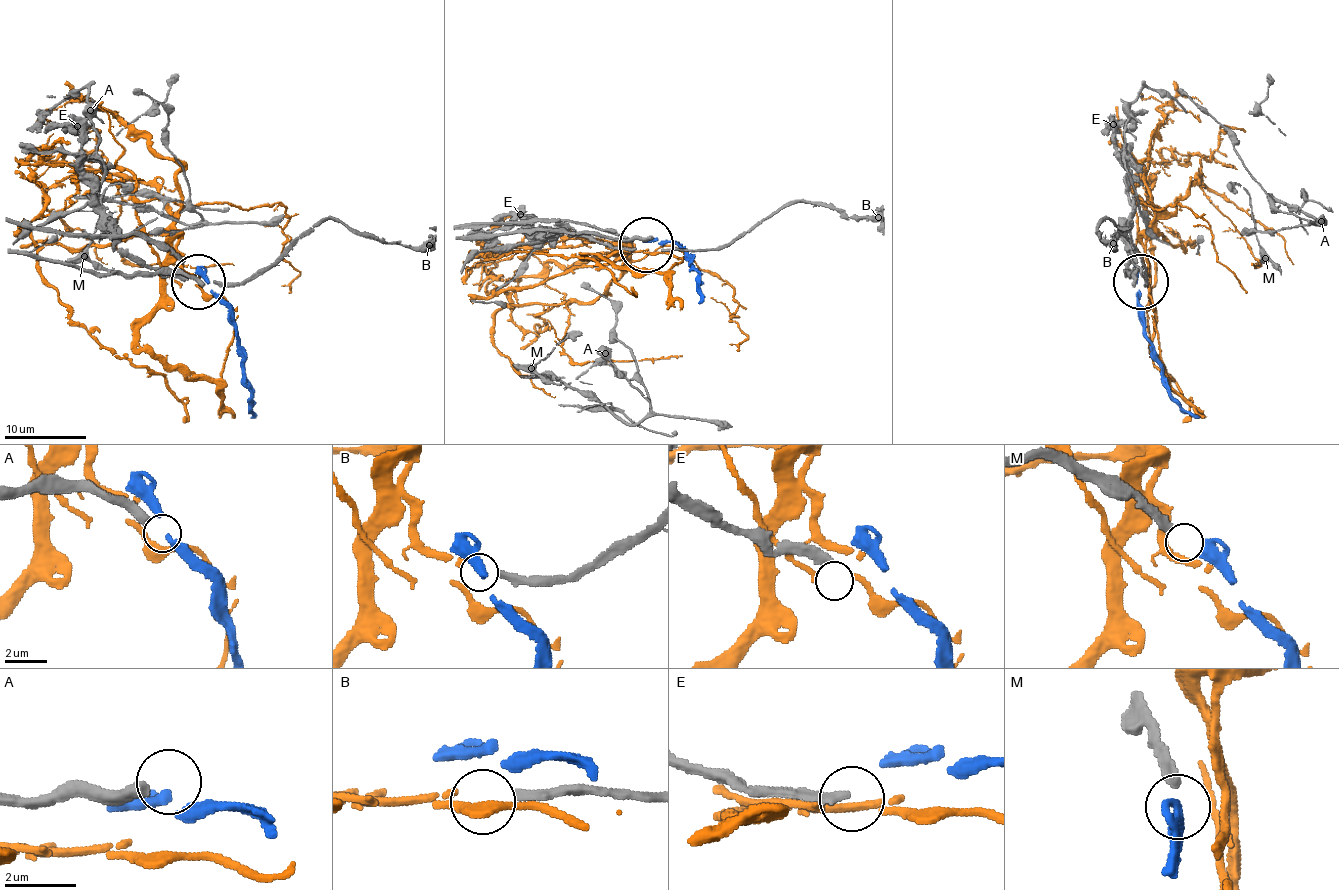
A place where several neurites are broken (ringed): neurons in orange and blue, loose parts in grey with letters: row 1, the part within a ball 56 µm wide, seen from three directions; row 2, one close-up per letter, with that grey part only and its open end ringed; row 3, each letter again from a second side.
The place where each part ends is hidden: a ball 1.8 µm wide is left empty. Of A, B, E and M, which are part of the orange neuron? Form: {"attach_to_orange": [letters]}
{"attach_to_orange": ["B"]}

